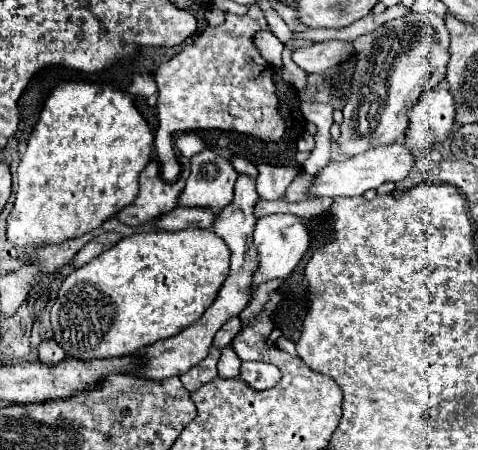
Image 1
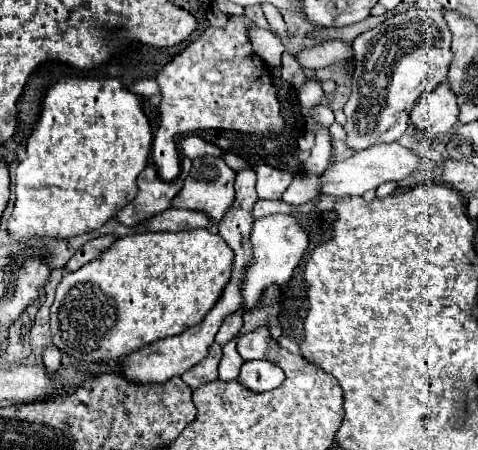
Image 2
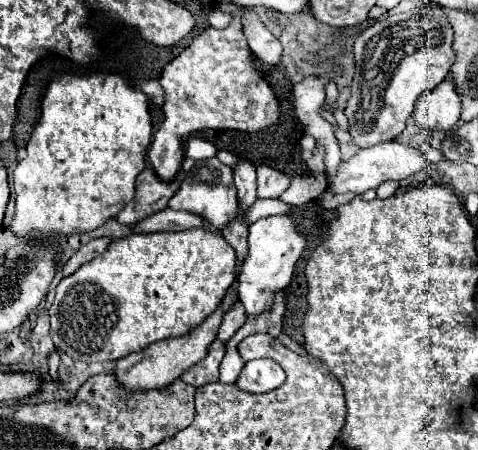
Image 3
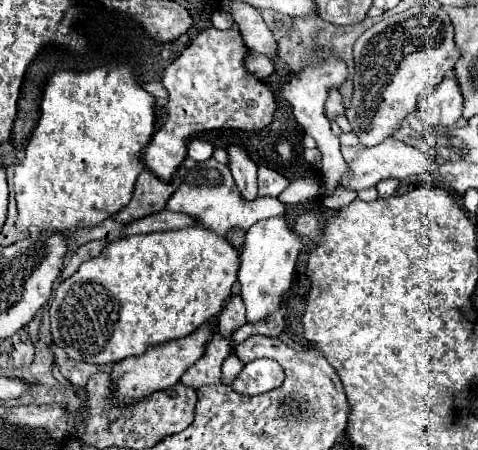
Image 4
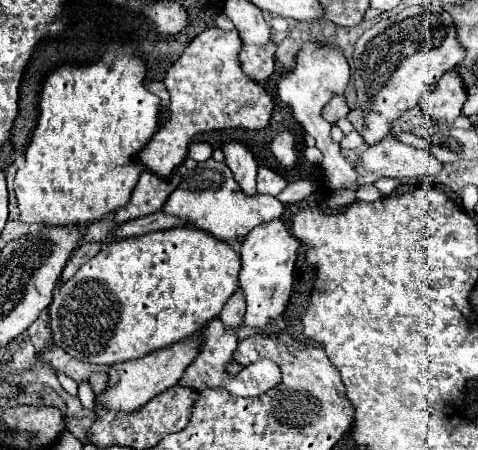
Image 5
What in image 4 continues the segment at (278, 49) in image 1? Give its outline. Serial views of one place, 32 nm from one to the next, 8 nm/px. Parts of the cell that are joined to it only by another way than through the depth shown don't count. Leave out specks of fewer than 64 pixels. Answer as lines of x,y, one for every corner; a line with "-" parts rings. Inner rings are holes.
230,2
232,20
240,26
242,38
250,50
256,50
258,54
268,56
270,60
278,58
278,42
274,40
270,28
262,20
260,12
252,6
246,6
242,2

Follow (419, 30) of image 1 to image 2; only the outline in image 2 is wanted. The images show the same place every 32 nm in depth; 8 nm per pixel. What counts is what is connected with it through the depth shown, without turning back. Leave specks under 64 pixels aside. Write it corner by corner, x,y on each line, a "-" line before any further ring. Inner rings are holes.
410,8
404,14
398,14
380,26
360,34
354,42
354,60
356,60
356,70
352,76
352,94
350,100
344,106
346,114
346,148
360,152
376,144
390,144
396,142
408,128
408,112
416,104
416,100
428,92
434,90
438,84
446,80
448,74
448,64
452,62
452,52
450,52
450,32
446,26
446,20
438,12
422,12
416,8

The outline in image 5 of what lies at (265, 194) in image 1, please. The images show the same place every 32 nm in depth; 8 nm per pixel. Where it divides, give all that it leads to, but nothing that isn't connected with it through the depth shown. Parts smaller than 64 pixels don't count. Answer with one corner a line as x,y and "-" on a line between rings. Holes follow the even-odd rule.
260,166
258,168
258,194
268,194
268,196
278,196
286,188
286,180
276,174
274,170

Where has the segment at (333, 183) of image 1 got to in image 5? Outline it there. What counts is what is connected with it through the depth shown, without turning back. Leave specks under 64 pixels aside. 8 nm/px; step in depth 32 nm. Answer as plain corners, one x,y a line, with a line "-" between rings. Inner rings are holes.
388,134
380,144
362,152
360,160
356,162
356,188
374,184
378,178
408,178
408,176
424,176
424,174
438,174
442,164
430,156
426,150
418,150
394,140

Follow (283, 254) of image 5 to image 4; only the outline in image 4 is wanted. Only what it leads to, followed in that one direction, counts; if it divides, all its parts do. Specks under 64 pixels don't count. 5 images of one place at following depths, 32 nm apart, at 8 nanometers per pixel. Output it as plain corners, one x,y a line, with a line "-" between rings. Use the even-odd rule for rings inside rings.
286,216
260,220
248,230
246,246
240,254
240,272
238,272
240,296
246,306
248,322
258,322
264,316
278,310
284,294
292,286
294,266
302,248
304,248
304,240
294,232

